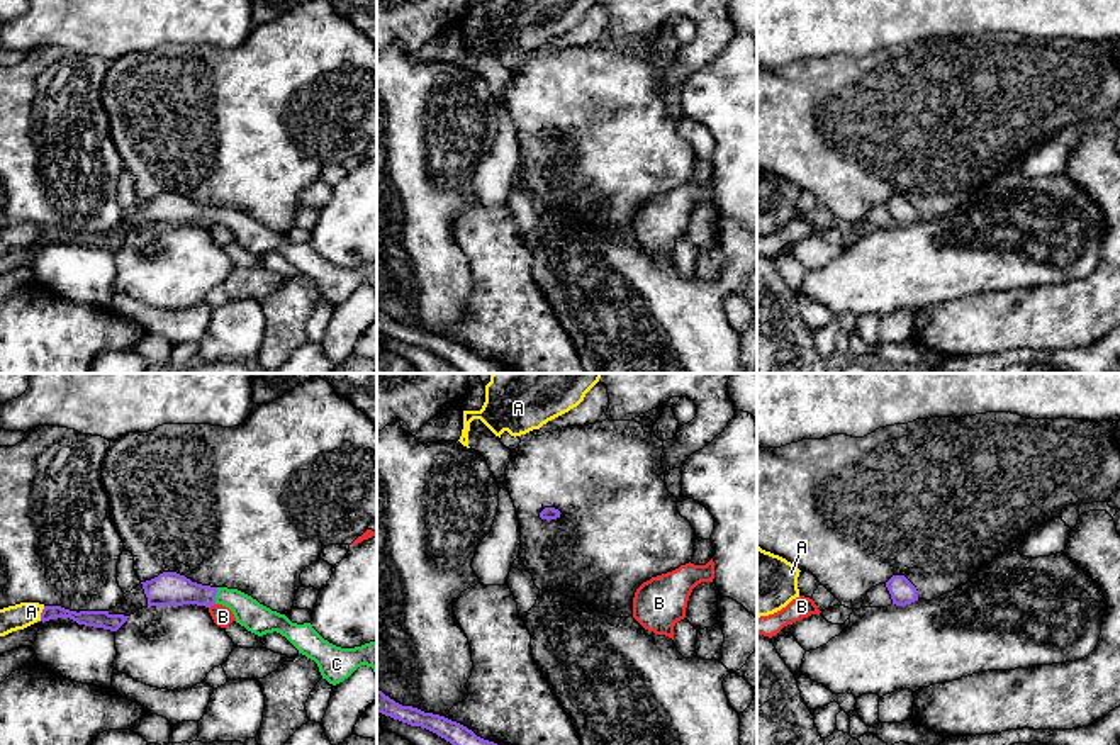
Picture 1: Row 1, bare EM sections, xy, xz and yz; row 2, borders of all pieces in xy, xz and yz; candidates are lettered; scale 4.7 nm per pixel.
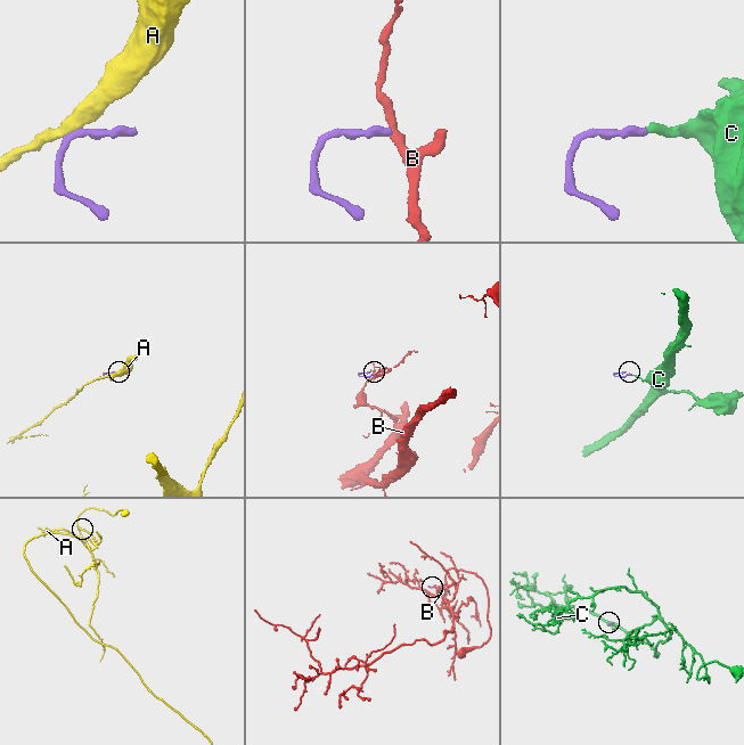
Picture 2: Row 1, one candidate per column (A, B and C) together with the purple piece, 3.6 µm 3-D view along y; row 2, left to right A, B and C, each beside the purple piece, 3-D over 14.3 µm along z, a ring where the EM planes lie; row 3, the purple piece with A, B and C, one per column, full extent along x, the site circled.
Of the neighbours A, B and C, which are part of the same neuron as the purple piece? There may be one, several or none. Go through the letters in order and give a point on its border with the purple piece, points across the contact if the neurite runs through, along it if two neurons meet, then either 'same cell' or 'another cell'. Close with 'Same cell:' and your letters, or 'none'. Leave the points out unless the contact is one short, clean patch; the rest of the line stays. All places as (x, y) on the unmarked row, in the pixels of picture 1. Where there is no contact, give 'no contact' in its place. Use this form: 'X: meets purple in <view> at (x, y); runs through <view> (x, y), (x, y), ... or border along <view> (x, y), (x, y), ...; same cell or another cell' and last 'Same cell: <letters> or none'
A: meets purple in xy at (41, 233); border along xy (44, 226), (39, 240); another cell
B: meets purple in xy at (211, 224); border along xy (214, 223), (209, 228); another cell
C: meets purple in xy at (214, 216); runs through xy (167, 209), (214, 216), (233, 218), (257, 238); same cell
Same cell: C

